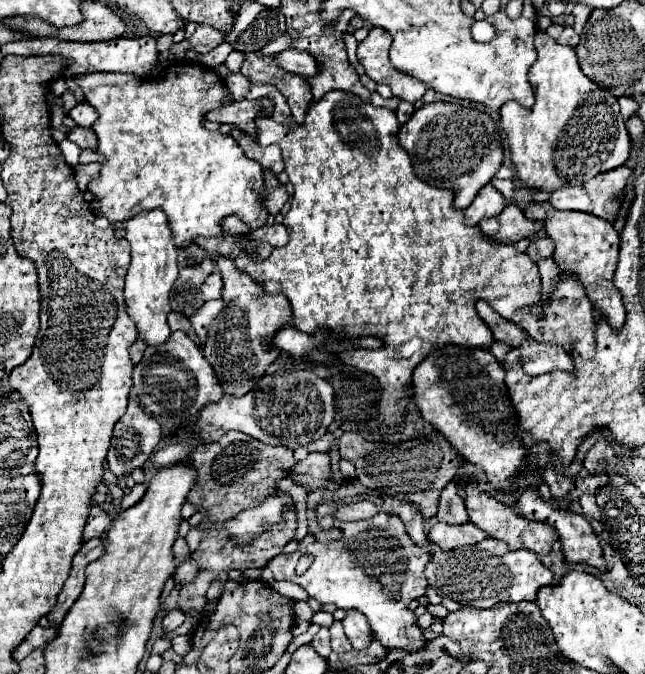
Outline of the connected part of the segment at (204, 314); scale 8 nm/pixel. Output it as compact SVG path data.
M221 298L211 300L211 302L205 302L199 308L199 312L195 312L195 316L191 316L191 324L195 328L195 334L197 334L199 342L201 342L201 346L207 342L207 328L215 320L215 316L221 312L221 308L223 308L223 300Z

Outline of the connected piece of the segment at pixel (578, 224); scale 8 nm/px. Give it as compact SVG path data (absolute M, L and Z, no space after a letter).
M531 202L525 208L525 216L531 220L545 222L547 236L555 240L553 260L559 264L559 268L571 268L581 278L589 300L607 318L611 328L619 330L625 322L625 304L621 292L613 286L613 272L617 268L617 254L619 254L619 234L613 228L613 224L585 212L557 210L551 206L551 202L539 202L539 204Z

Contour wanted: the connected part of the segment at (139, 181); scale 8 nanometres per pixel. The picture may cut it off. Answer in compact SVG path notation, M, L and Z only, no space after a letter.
M183 60L183 70L171 70L167 72L163 78L135 78L131 74L111 74L111 72L95 72L95 74L83 74L83 76L75 76L75 82L77 86L83 90L83 96L85 100L97 110L99 118L97 122L91 126L93 132L97 134L99 138L99 148L97 152L103 154L107 160L101 164L101 172L99 172L99 178L91 180L89 182L89 192L99 200L99 214L105 216L109 222L123 222L131 216L135 216L137 212L141 210L153 210L153 208L161 208L163 212L167 212L167 218L169 218L169 224L171 224L171 230L173 230L173 238L175 238L175 244L177 246L183 246L183 244L191 244L195 240L195 236L219 236L221 234L221 222L225 216L229 214L237 214L243 222L247 222L247 226L251 230L259 228L265 224L265 218L267 218L267 210L263 208L263 204L259 202L259 194L265 192L265 186L263 186L263 168L255 162L255 160L249 160L243 150L239 148L239 144L235 142L233 136L229 134L221 134L221 132L211 132L203 126L203 114L213 110L213 108L219 108L225 104L225 98L229 96L229 90L223 82L223 78L211 70L211 68L203 68L201 64L195 64L195 62L189 62L189 60Z

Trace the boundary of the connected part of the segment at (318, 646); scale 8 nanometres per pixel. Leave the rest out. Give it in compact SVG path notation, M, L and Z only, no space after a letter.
M321 628L319 630L319 634L313 638L313 648L317 650L317 654L321 656L321 658L329 658L329 654L331 654L331 646L329 646L329 628Z

